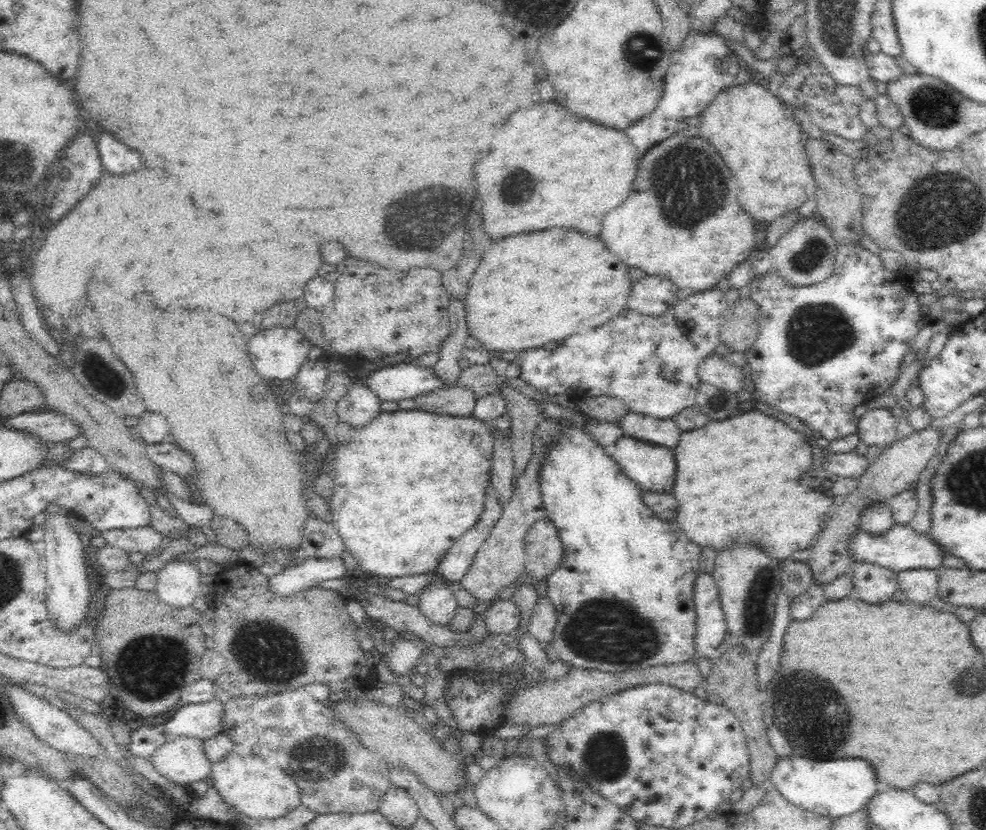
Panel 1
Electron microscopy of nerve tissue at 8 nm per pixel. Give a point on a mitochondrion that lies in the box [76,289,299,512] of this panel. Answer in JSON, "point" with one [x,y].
{"point":[106,378]}

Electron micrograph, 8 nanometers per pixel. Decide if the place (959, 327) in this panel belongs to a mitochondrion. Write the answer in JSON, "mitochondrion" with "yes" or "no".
{"mitochondrion":"no"}

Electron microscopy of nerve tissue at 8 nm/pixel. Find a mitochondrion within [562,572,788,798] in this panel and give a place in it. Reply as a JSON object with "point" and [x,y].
{"point":[605,759]}

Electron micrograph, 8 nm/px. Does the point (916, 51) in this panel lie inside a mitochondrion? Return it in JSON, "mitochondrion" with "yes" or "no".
{"mitochondrion":"no"}

